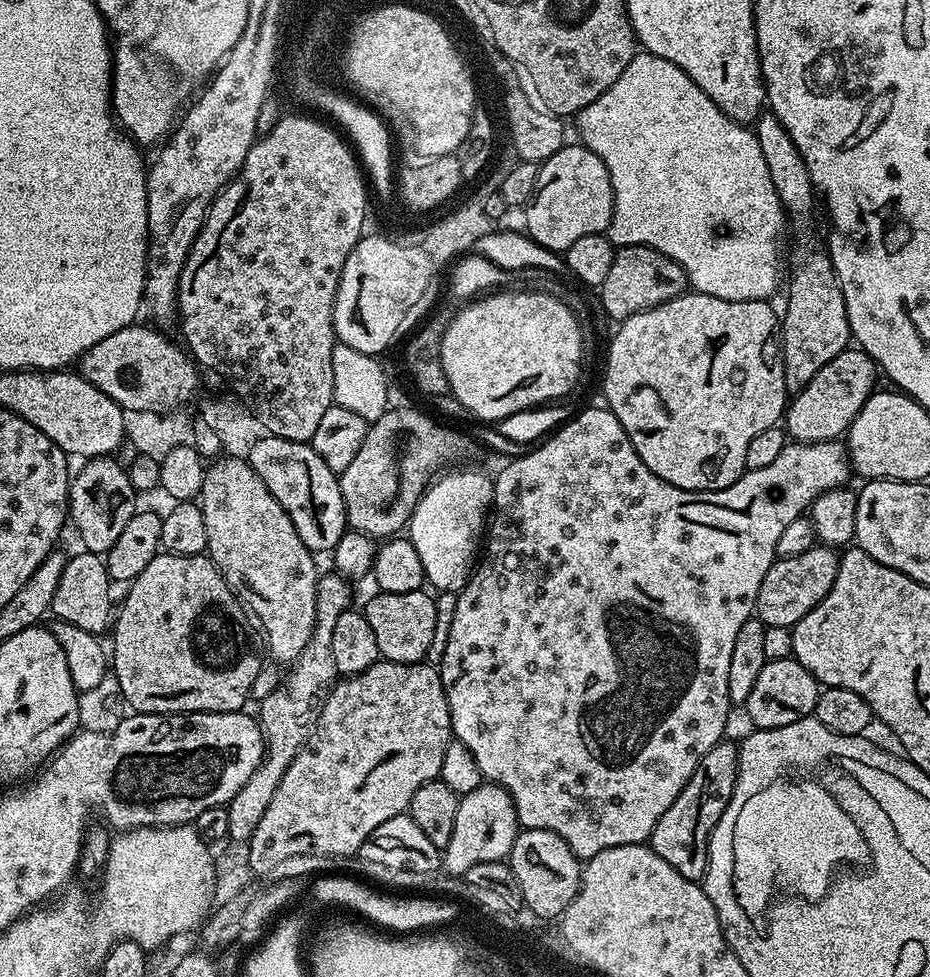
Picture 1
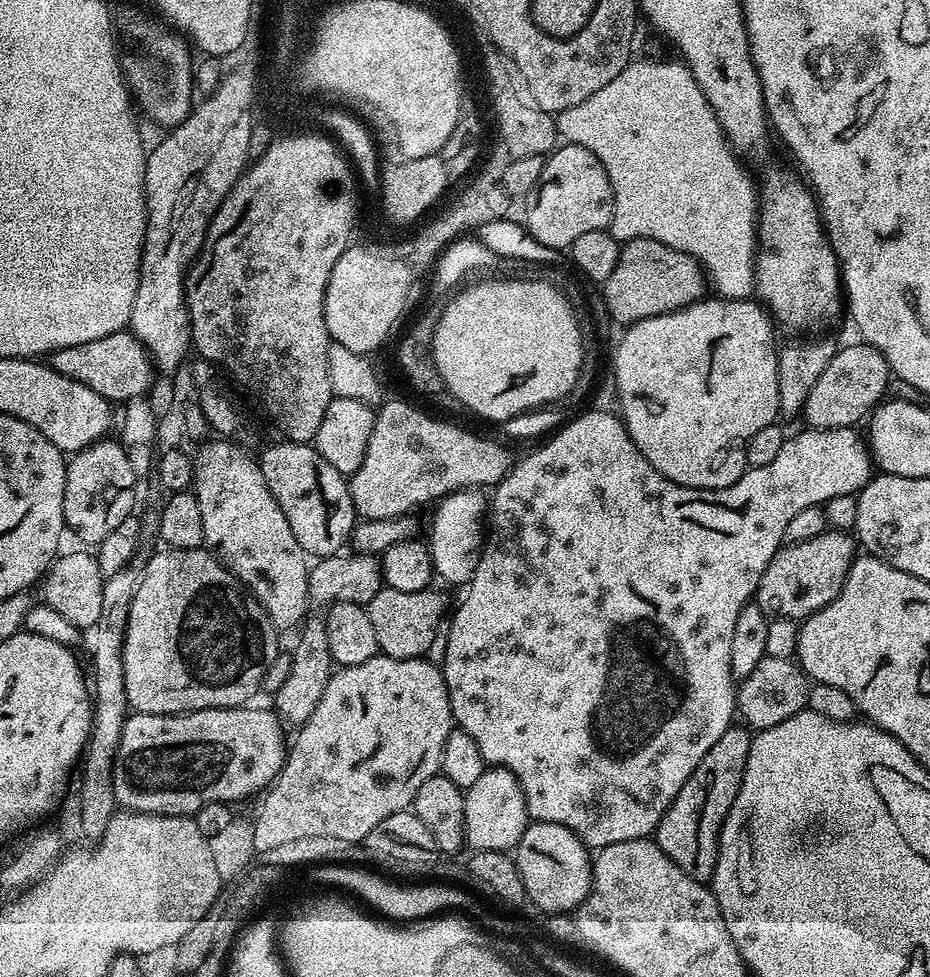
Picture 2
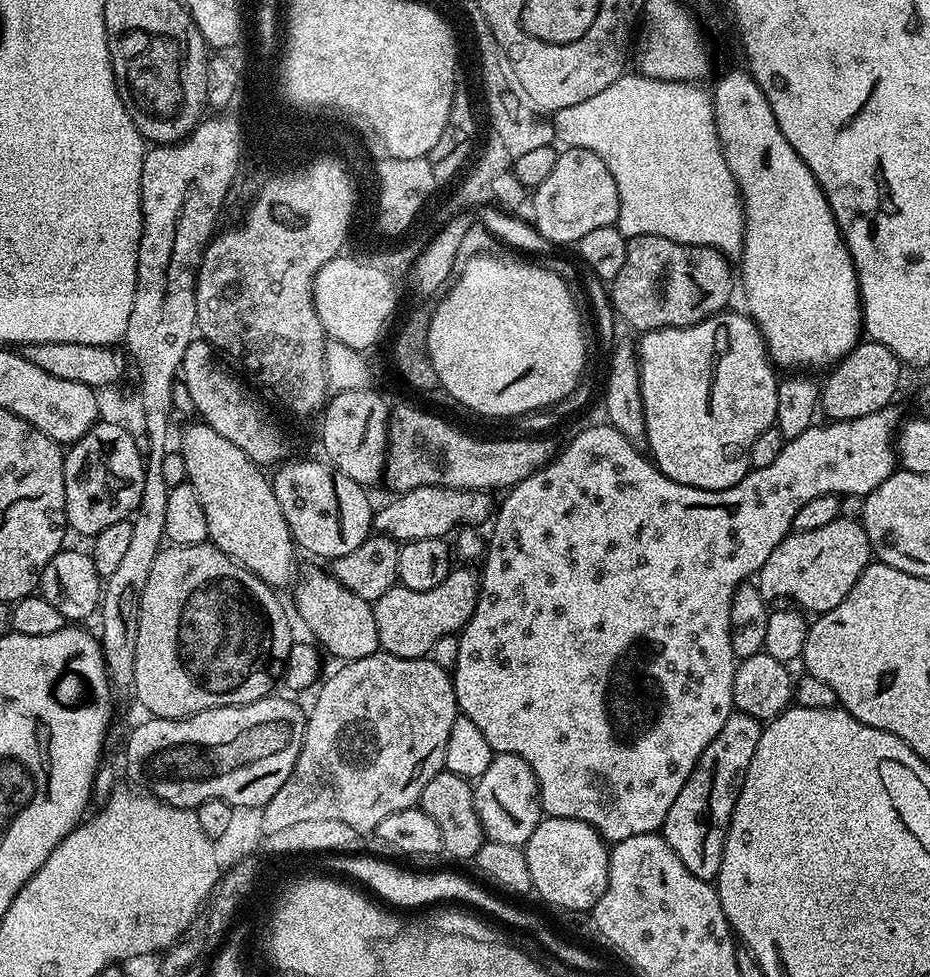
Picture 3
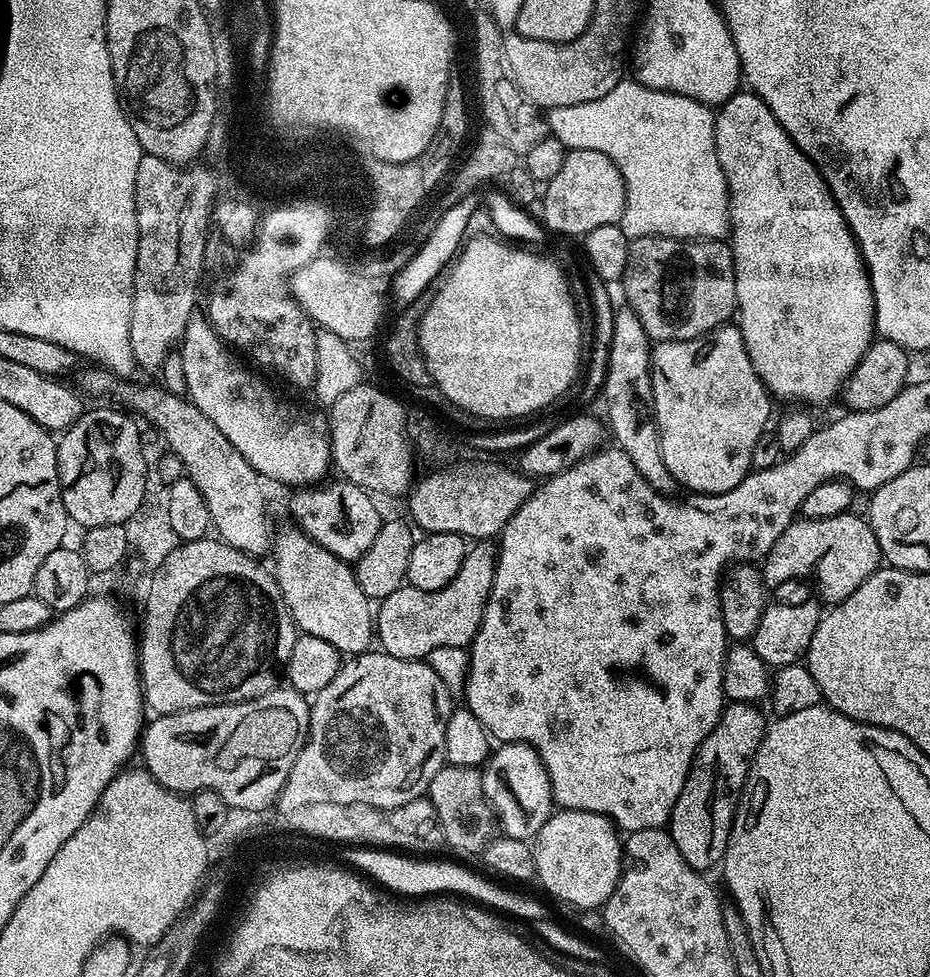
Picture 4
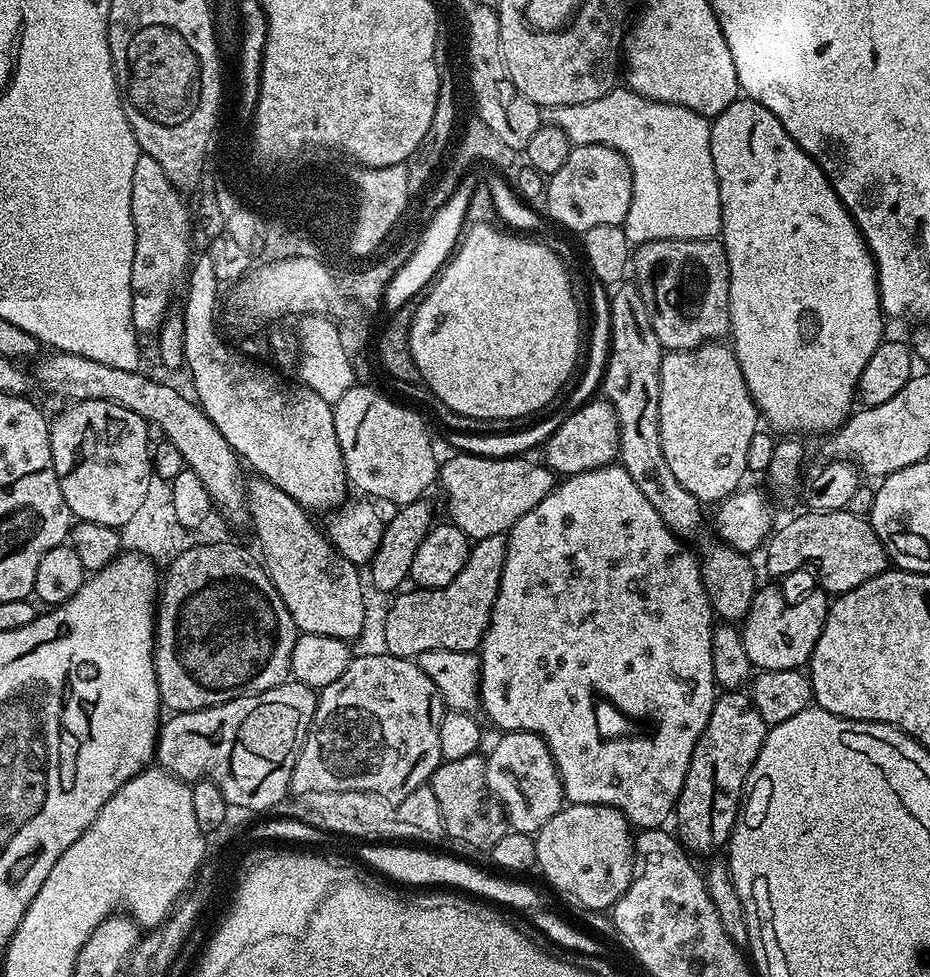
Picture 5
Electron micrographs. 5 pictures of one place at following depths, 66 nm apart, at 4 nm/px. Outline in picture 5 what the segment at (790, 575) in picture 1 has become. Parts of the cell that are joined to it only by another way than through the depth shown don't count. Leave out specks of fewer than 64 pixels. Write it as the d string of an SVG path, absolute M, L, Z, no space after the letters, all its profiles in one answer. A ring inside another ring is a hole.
M804 510L785 528L777 527L766 544L768 572L772 576L788 576L807 564L820 571L823 591L843 594L862 586L870 578L882 574L890 564L878 534L863 516L850 511L813 512Z

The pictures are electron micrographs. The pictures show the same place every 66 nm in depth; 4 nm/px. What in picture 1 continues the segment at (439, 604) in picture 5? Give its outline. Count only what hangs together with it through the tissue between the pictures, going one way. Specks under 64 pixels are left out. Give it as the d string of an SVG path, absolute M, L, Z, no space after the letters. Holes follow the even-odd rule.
M377 591L362 605L362 611L366 622L370 622L370 630L374 630L374 639L378 642L378 650L381 657L390 662L399 664L419 664L425 659L430 650L430 638L434 634L434 622L436 621L436 606L433 597L427 596L427 591L407 592L406 594L390 594Z

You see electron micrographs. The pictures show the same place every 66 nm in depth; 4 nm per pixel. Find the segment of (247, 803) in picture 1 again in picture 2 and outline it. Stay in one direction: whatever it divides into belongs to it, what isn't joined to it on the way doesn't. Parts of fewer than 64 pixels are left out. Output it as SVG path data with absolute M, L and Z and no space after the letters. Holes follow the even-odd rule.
M363 554L322 556L309 567L308 607L311 611L305 616L303 625L299 629L299 632L301 631L300 641L297 642L296 649L291 649L290 652L292 657L290 674L285 680L279 681L278 687L274 692L274 695L276 694L274 711L285 725L291 726L291 724L296 724L295 726L303 726L308 721L310 714L314 714L314 706L318 706L318 702L322 698L322 694L326 690L326 686L330 682L334 671L334 661L328 649L328 639L326 638L326 619L321 613L331 608L333 604L359 604L366 606L370 602L370 598L374 598L374 594L378 594L381 586L381 561L375 556L365 556Z

